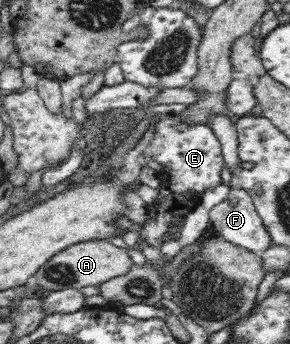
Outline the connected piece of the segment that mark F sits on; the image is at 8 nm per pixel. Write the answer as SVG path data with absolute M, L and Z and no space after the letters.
M231 189L227 199L209 211L210 227L225 241L258 254L271 245L271 234L263 226L250 195Z

